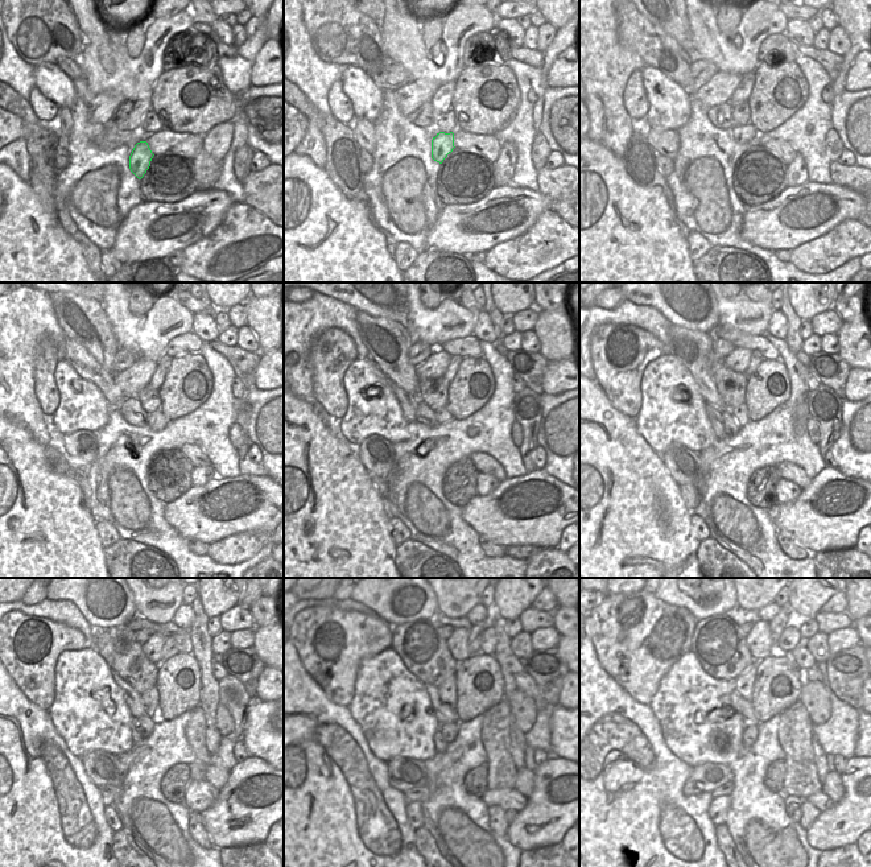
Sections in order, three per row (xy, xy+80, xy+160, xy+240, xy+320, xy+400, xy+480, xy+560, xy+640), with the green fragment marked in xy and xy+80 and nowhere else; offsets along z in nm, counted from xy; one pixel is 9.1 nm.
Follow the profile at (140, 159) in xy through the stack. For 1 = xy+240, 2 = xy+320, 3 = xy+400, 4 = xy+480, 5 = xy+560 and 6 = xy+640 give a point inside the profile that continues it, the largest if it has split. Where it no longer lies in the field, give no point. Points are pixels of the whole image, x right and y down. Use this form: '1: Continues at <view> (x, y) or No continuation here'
1: Continues at xy+240 (156, 421)
2: Continues at xy+320 (442, 416)
3: Continues at xy+400 (741, 413)
4: Continues at xy+480 (149, 700)
5: Continues at xy+560 (448, 690)
6: Continues at xy+640 (743, 684).

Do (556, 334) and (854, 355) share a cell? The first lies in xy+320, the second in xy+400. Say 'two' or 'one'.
one

